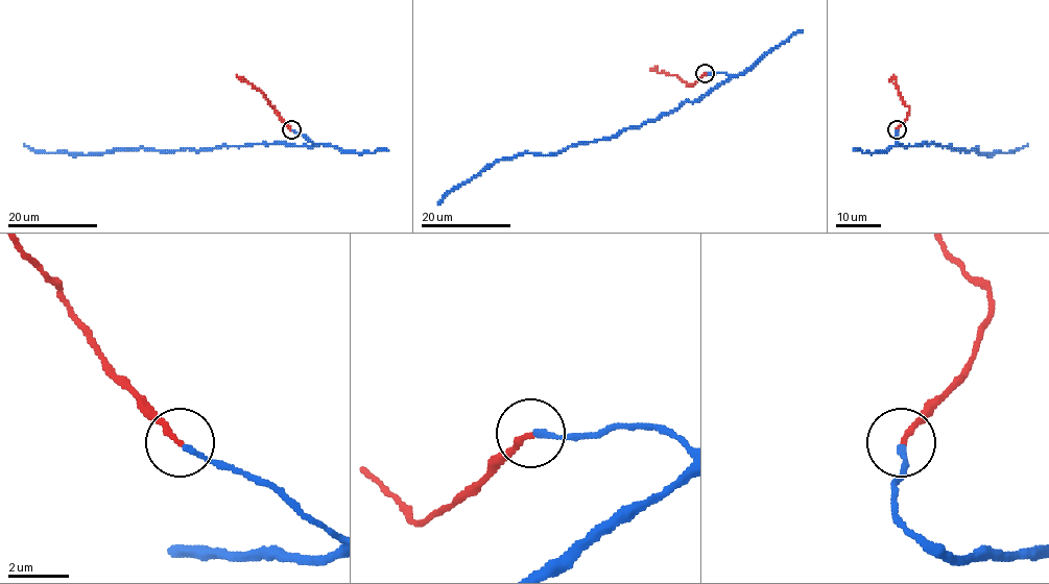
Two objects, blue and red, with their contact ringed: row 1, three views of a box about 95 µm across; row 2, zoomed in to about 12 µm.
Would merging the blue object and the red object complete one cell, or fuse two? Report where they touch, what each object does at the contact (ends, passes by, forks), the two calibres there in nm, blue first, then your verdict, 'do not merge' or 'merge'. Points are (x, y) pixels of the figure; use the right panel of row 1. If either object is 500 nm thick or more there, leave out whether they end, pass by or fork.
at (897, 129); blue ends there; red ends there; 170 nm thick on the blue side, 180 nm on the other; merge

